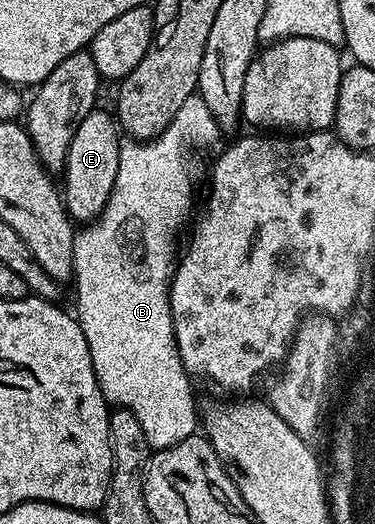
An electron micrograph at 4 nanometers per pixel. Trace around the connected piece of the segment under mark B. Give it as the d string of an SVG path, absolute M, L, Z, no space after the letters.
M198 94L185 98L185 102L181 106L181 110L177 110L177 114L173 118L173 122L169 122L167 129L162 132L160 136L155 137L154 140L133 140L130 138L124 139L119 146L119 165L117 166L117 182L113 182L113 190L109 194L109 202L105 202L105 206L101 210L101 214L90 222L84 223L82 227L76 231L75 241L73 242L73 266L75 267L75 275L73 277L73 285L75 284L75 308L77 313L77 319L81 330L85 334L85 342L89 342L89 354L91 355L91 361L93 362L93 374L97 378L97 386L101 390L101 394L107 399L108 405L115 408L127 408L130 412L137 417L137 422L141 422L141 430L145 430L145 438L152 449L158 450L162 448L172 447L174 444L181 442L185 438L189 438L191 435L197 432L197 408L195 412L195 392L191 389L193 384L192 377L187 375L185 366L181 362L181 354L179 353L179 347L175 341L175 331L173 330L173 314L171 313L171 277L173 275L173 265L177 260L177 252L175 256L175 239L179 236L179 227L187 220L187 215L191 212L191 172L187 169L187 155L191 152L191 144L211 144L215 139L221 136L221 131L218 123L214 120L213 114L209 112L209 106L205 106L205 102L198 96Z

